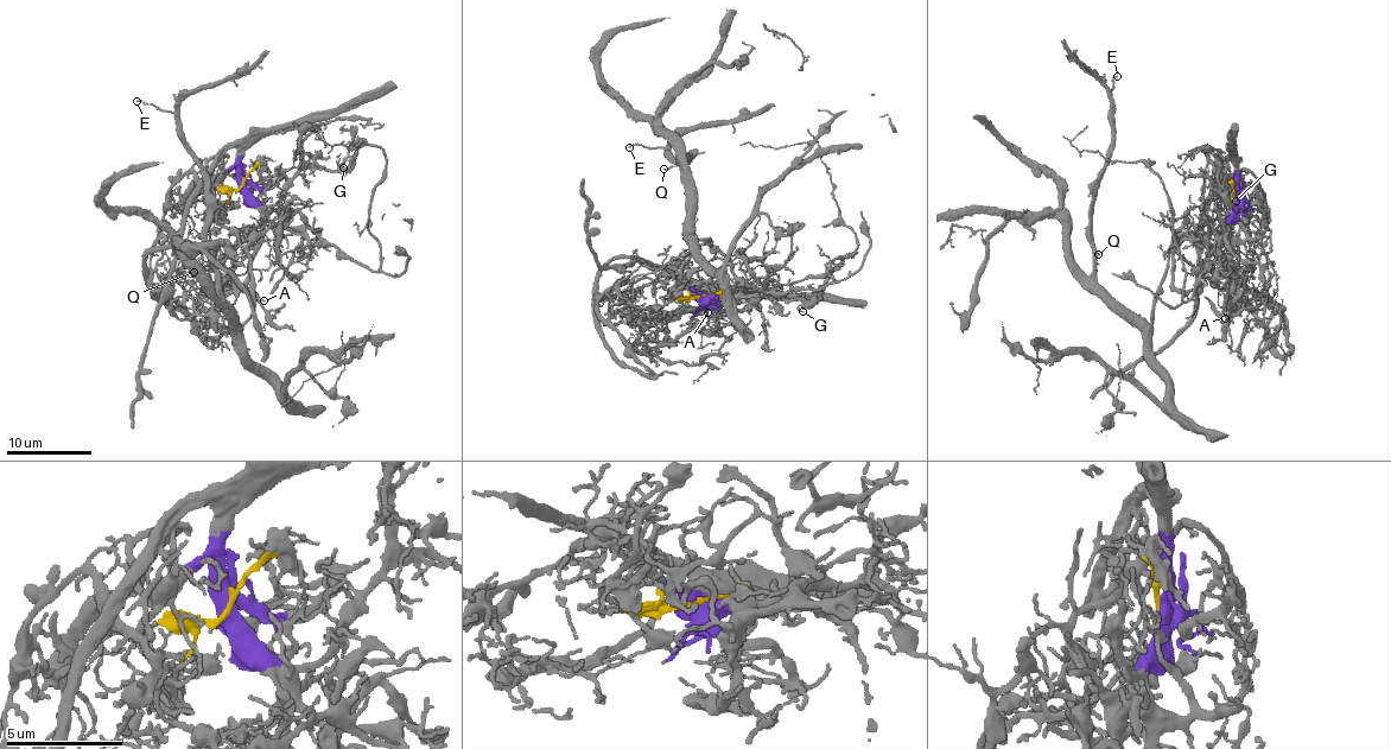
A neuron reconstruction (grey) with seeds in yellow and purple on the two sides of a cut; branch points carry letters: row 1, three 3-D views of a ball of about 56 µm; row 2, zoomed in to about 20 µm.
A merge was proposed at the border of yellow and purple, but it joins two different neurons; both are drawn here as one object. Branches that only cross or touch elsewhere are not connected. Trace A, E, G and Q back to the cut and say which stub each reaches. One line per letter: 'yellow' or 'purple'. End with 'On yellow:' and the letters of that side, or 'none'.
A: purple
E: yellow
G: purple
Q: yellow
On yellow: E, Q

